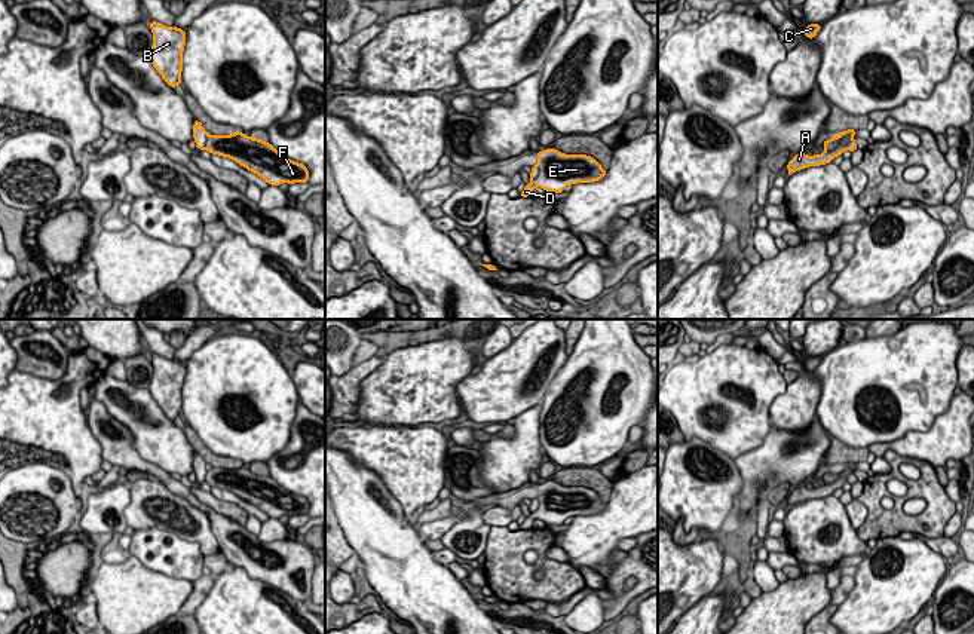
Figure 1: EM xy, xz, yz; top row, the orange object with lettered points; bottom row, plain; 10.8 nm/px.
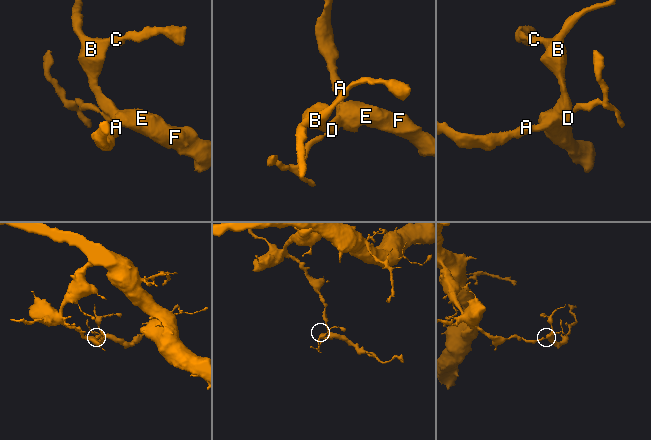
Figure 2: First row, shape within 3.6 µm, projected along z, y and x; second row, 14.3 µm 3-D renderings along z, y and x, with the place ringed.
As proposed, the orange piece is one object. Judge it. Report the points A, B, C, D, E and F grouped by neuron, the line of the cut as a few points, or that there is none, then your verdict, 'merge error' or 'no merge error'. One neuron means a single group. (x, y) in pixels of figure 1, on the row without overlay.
A B C / D E F | yz (839, 468), (841, 475), (826, 484) | merge error

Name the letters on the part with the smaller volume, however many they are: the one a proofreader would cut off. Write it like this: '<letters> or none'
D, E, F

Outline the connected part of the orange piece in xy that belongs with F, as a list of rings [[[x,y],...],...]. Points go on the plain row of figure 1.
[[[244,465],[209,468],[205,483],[235,493],[270,518],[309,515],[306,497],[285,490],[272,477],[248,469]]]

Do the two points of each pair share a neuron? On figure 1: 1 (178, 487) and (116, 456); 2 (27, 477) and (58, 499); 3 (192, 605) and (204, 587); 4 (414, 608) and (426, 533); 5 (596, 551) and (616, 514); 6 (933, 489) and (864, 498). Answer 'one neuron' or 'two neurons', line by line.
1: one neuron
2: one neuron
3: one neuron
4: two neurons
5: one neuron
6: one neuron

